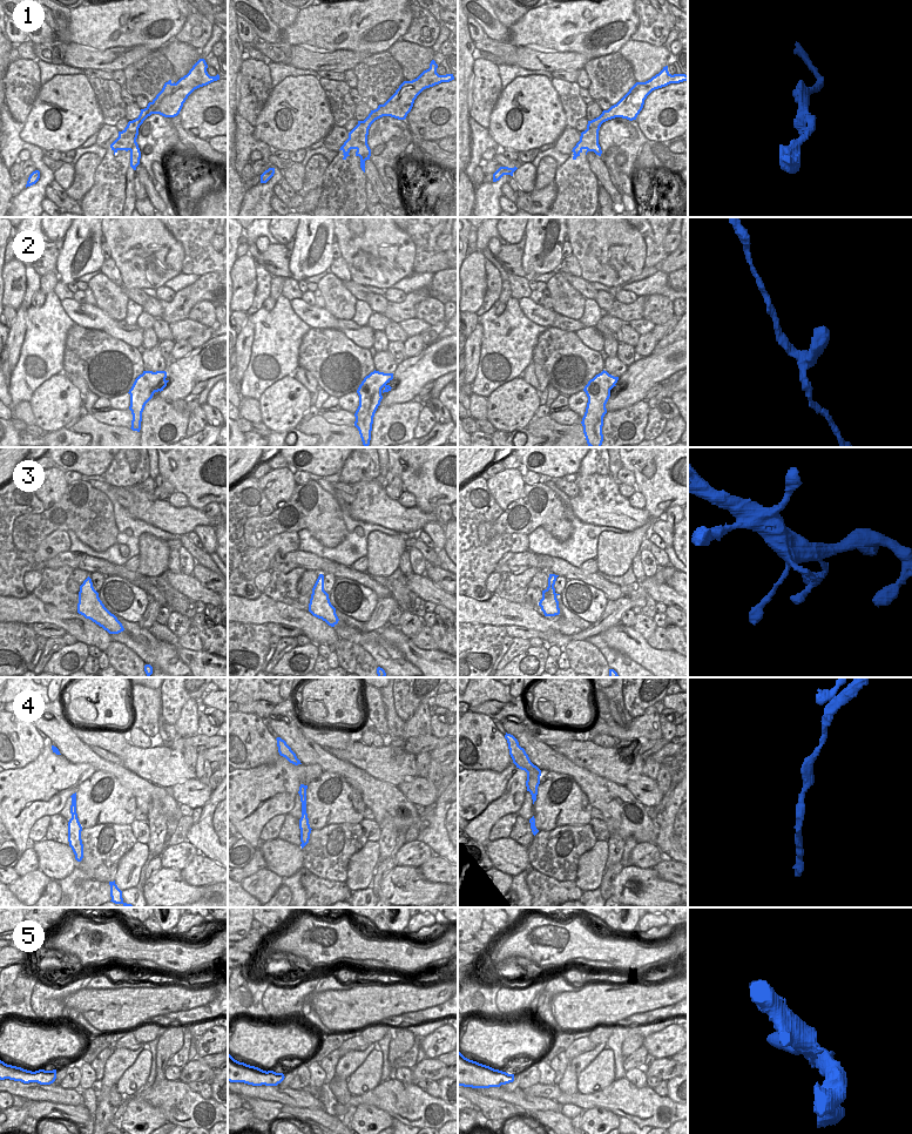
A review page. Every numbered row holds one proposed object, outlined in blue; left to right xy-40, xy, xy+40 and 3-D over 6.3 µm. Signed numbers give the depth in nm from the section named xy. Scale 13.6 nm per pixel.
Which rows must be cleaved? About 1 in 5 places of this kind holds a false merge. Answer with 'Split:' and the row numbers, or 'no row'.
Split: no row

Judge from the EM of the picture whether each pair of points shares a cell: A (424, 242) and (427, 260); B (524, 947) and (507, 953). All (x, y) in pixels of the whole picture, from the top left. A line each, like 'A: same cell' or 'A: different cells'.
A: same cell
B: same cell

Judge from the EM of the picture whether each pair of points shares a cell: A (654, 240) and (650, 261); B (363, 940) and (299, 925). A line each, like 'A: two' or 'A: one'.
A: one
B: two

